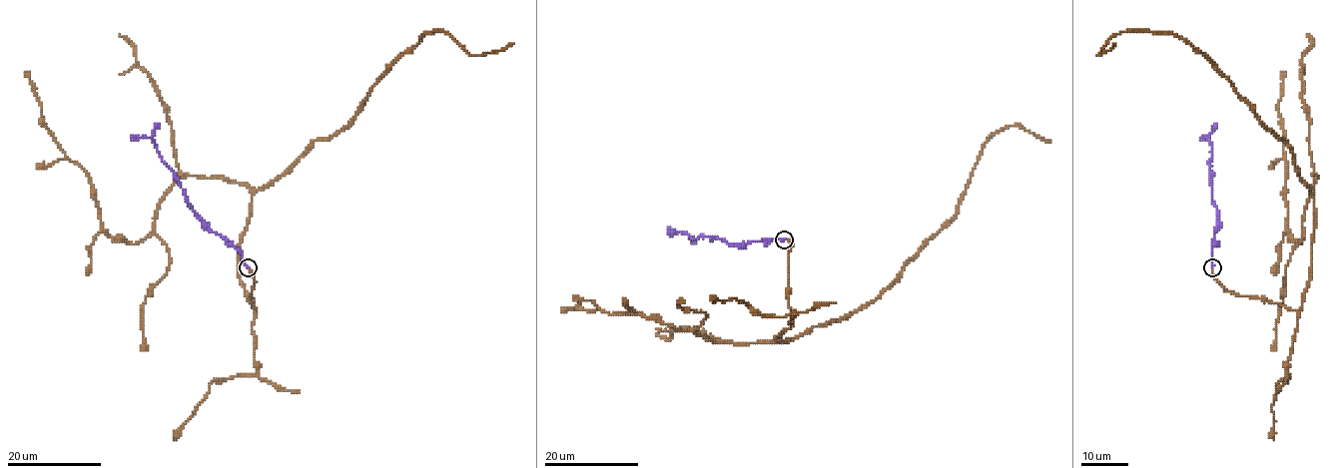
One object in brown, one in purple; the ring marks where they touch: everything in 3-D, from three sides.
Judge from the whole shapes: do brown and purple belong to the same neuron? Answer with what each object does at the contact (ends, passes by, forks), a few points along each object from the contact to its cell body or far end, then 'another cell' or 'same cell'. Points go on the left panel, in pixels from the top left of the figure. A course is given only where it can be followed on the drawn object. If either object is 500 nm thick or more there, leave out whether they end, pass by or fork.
brown ends | purple ends | brown via (248, 266), (256, 310), (239, 278), (251, 198), (335, 135), (425, 33), (448, 33), (470, 54), (513, 43) | purple via (248, 266), (243, 253), (213, 233), (193, 211), (177, 175), (162, 160), (155, 143), (148, 137), (130, 137) | same cell

